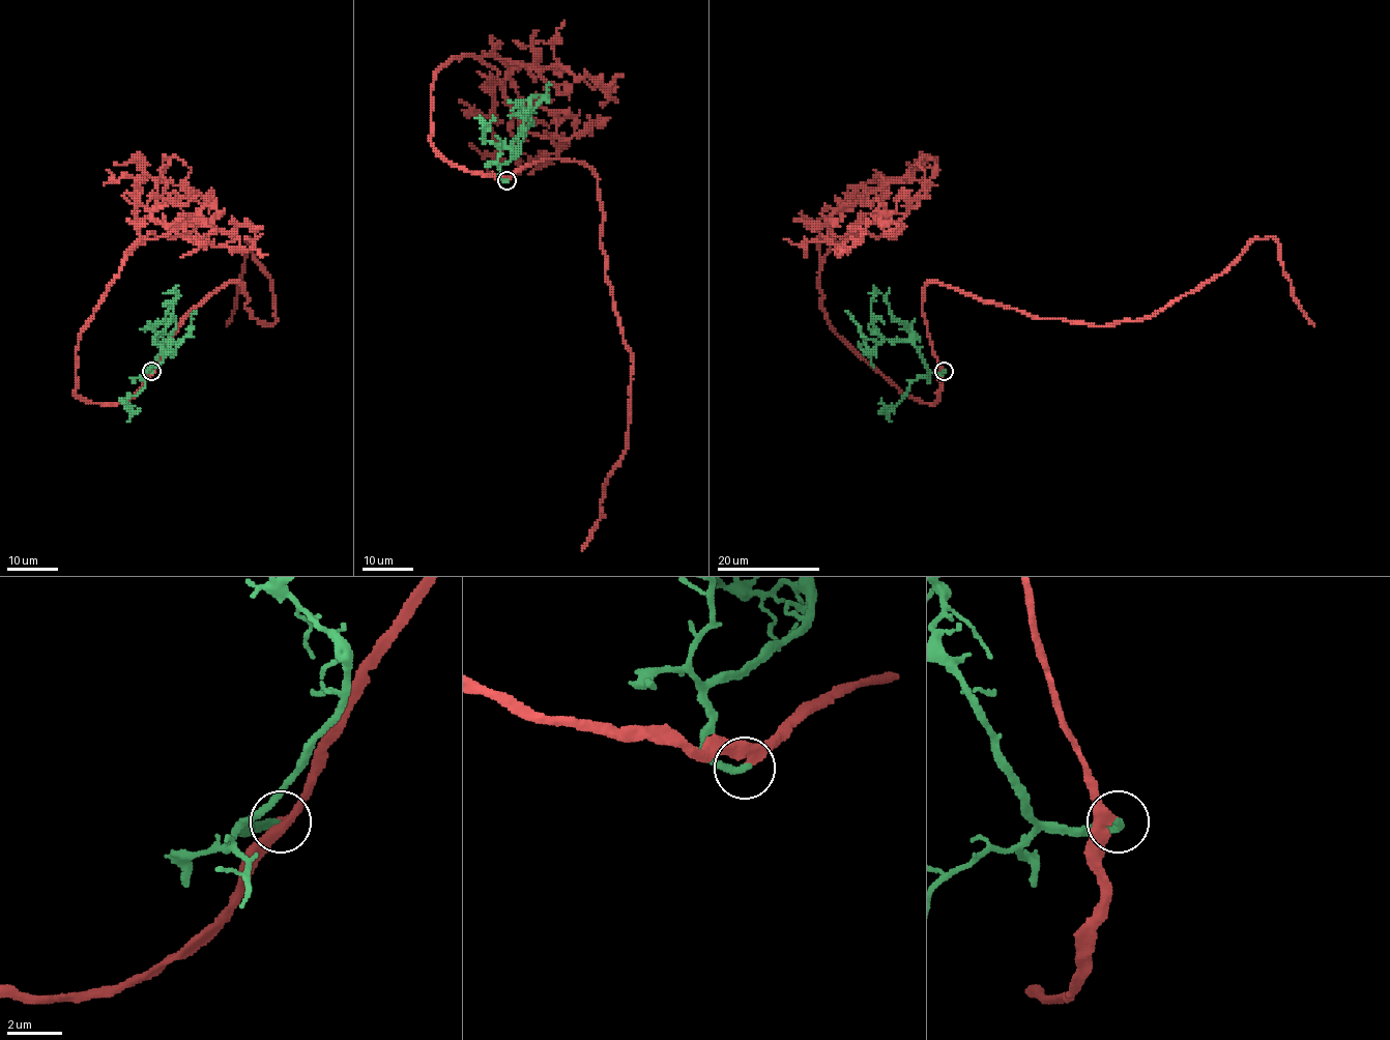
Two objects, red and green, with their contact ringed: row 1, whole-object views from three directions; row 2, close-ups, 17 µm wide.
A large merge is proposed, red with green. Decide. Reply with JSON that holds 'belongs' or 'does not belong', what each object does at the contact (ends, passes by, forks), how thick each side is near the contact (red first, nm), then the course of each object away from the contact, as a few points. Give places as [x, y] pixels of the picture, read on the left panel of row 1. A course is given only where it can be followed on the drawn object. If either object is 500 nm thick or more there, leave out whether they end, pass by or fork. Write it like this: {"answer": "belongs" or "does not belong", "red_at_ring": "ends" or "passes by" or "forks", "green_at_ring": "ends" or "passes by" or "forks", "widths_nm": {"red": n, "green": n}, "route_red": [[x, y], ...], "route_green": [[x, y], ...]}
{"answer": "belongs", "red_at_ring": "passes by", "green_at_ring": "ends", "widths_nm": {"red": 280, "green": 280}, "route_red": [[152, 371], [189, 314], [226, 285], [241, 285], [252, 319], [278, 320], [272, 281], [245, 237], [226, 325]], "route_green": [[152, 372], [144, 373], [167, 340], [165, 330], [176, 297], [172, 288], [164, 293]]}

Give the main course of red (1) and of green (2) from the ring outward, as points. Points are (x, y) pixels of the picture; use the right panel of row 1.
1: (945, 371), (925, 285), (1112, 325), (1157, 314), (1272, 237), (1314, 325)
2: (945, 372), (930, 372), (909, 341), (886, 340), (876, 330), (870, 302), (875, 288), (880, 293)

